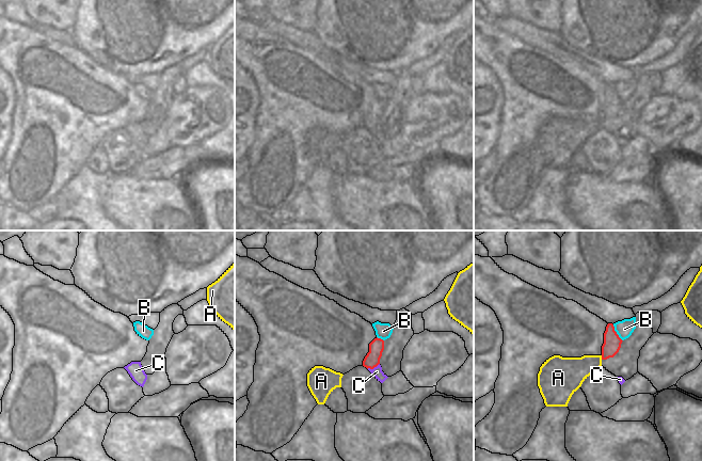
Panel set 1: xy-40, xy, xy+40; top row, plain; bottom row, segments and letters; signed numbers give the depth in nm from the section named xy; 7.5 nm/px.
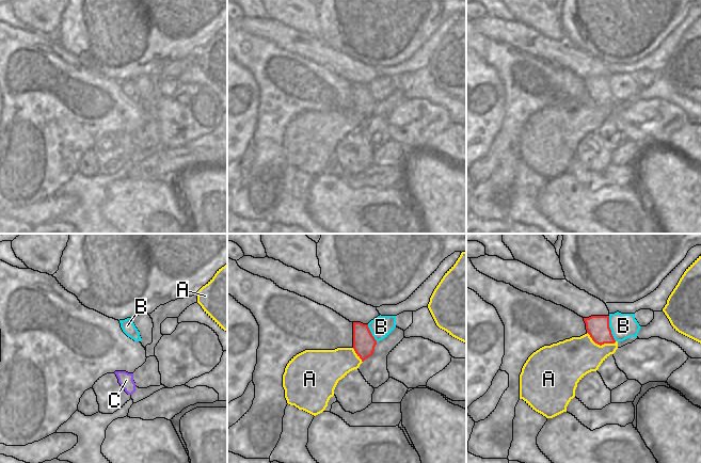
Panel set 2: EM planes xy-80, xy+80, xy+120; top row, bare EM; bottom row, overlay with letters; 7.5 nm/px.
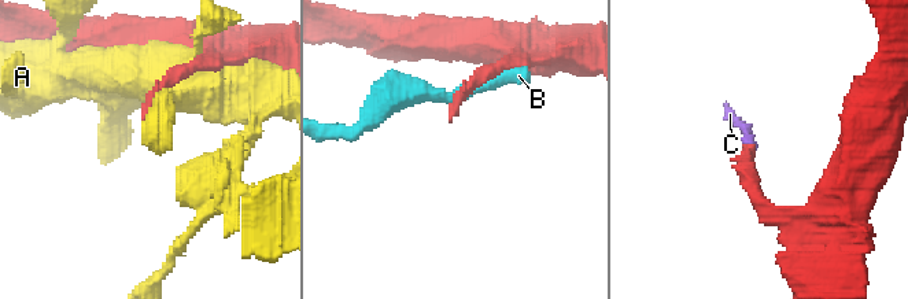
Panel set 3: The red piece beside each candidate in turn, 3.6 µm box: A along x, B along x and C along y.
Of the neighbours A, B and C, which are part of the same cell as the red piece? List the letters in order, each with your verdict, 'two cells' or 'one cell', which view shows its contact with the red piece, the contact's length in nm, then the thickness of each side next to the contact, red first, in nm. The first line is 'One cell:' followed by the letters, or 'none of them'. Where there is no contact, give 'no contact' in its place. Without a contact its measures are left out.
One cell: none of them
A: two cells; meets red in xy+40; contact 30 nm long; 130 nm thick on the red side, 220 nm on the other
B: two cells; meets red in xy+40; contact 150 nm long; 130 nm thick on the red side, 130 nm on the other
C: two cells; meets red in xy; contact 100 nm long; 110 nm thick on the red side, 80 nm on the other

